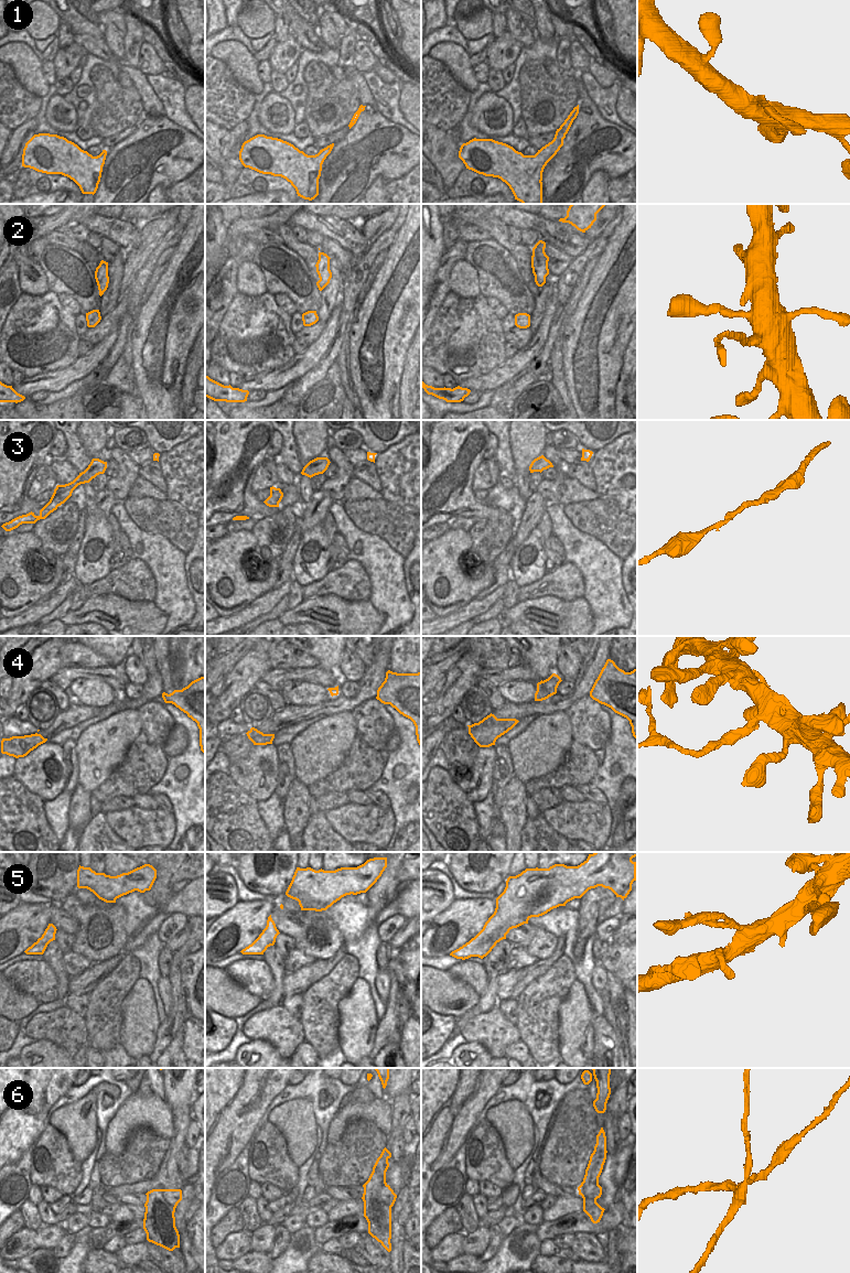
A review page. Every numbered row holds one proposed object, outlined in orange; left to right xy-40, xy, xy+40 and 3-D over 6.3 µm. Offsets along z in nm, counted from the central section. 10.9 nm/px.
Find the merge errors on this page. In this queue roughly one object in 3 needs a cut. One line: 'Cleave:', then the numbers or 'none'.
Cleave: 4, 6

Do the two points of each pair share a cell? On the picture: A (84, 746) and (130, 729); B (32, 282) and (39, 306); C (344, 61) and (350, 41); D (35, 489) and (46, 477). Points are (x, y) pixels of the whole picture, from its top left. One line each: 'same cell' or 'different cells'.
A: same cell
B: different cells
C: same cell
D: same cell

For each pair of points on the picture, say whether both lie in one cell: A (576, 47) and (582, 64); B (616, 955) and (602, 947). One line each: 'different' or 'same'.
A: same
B: different

